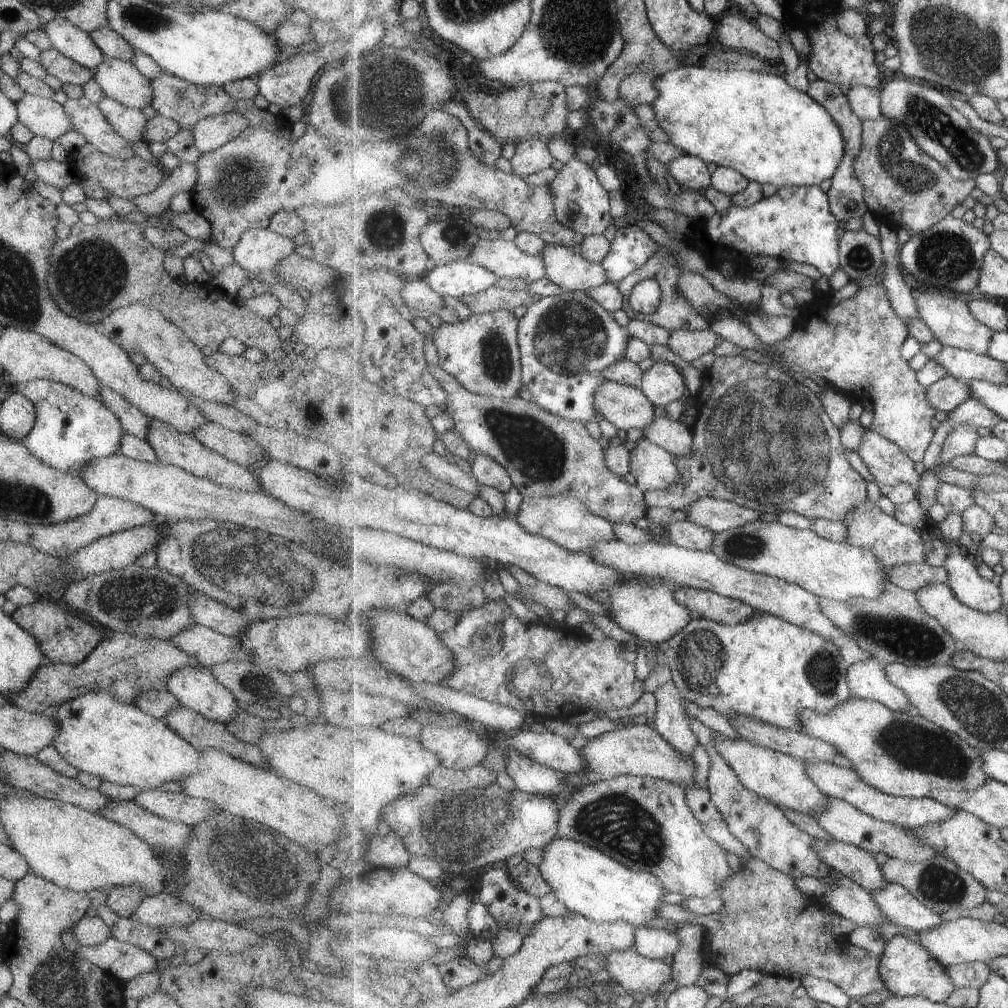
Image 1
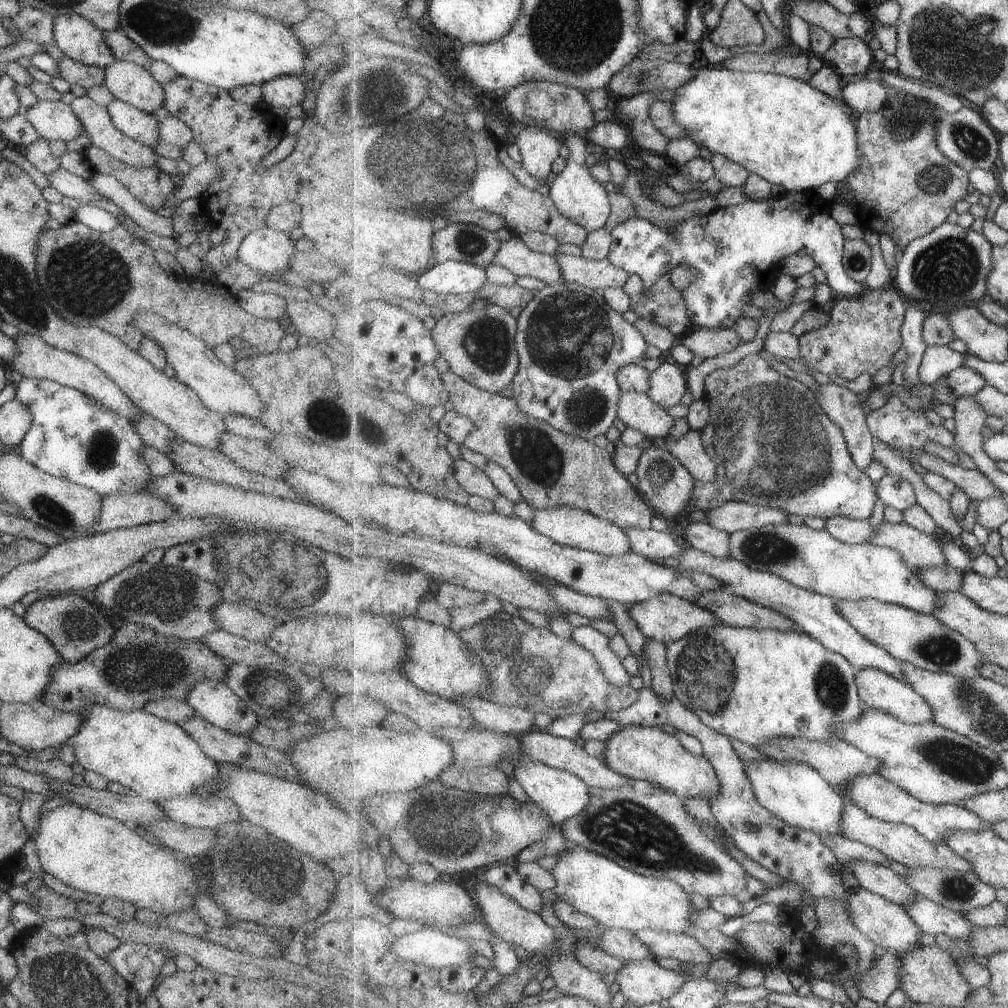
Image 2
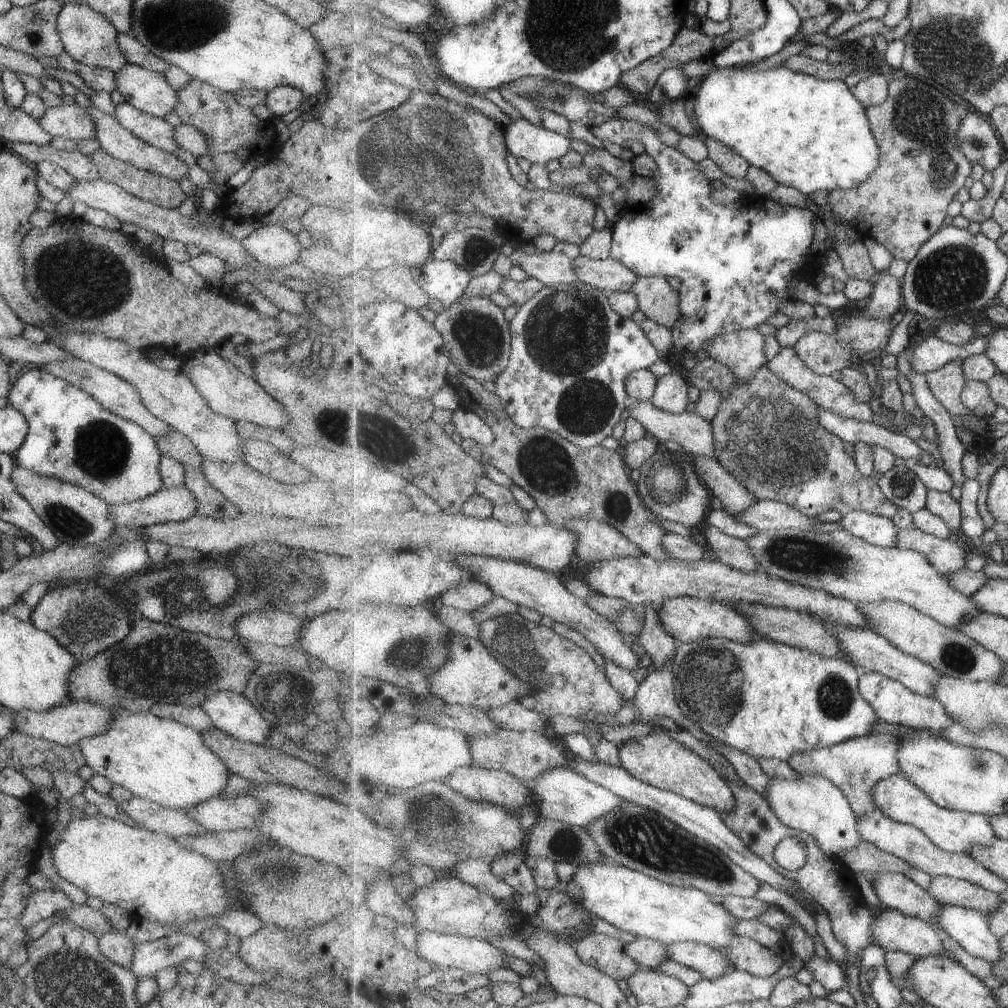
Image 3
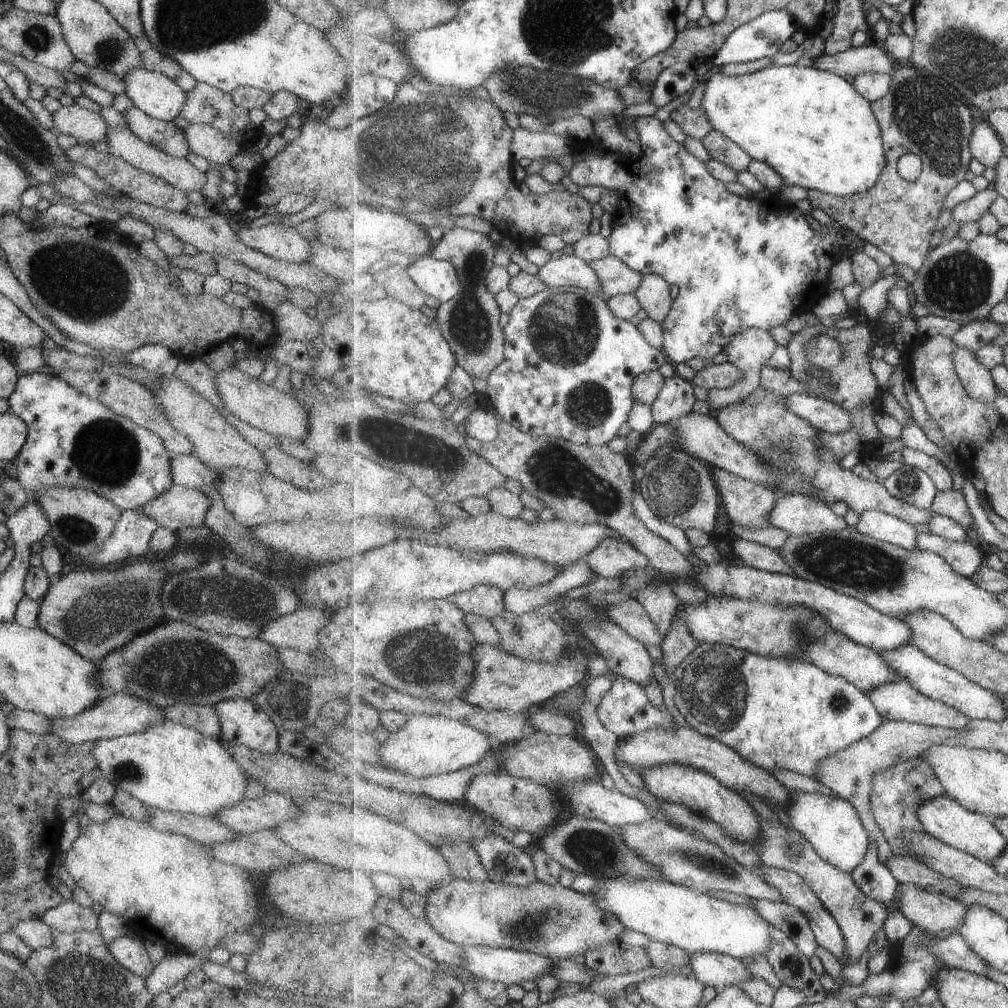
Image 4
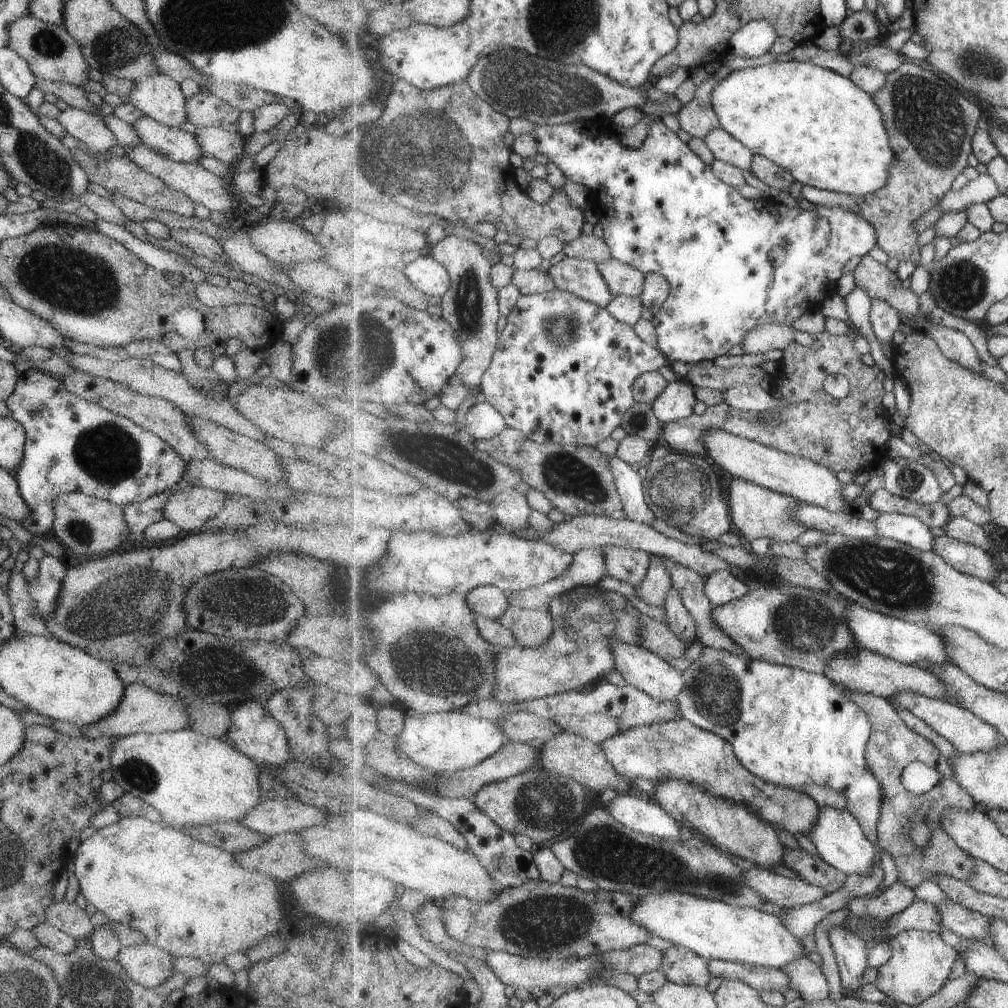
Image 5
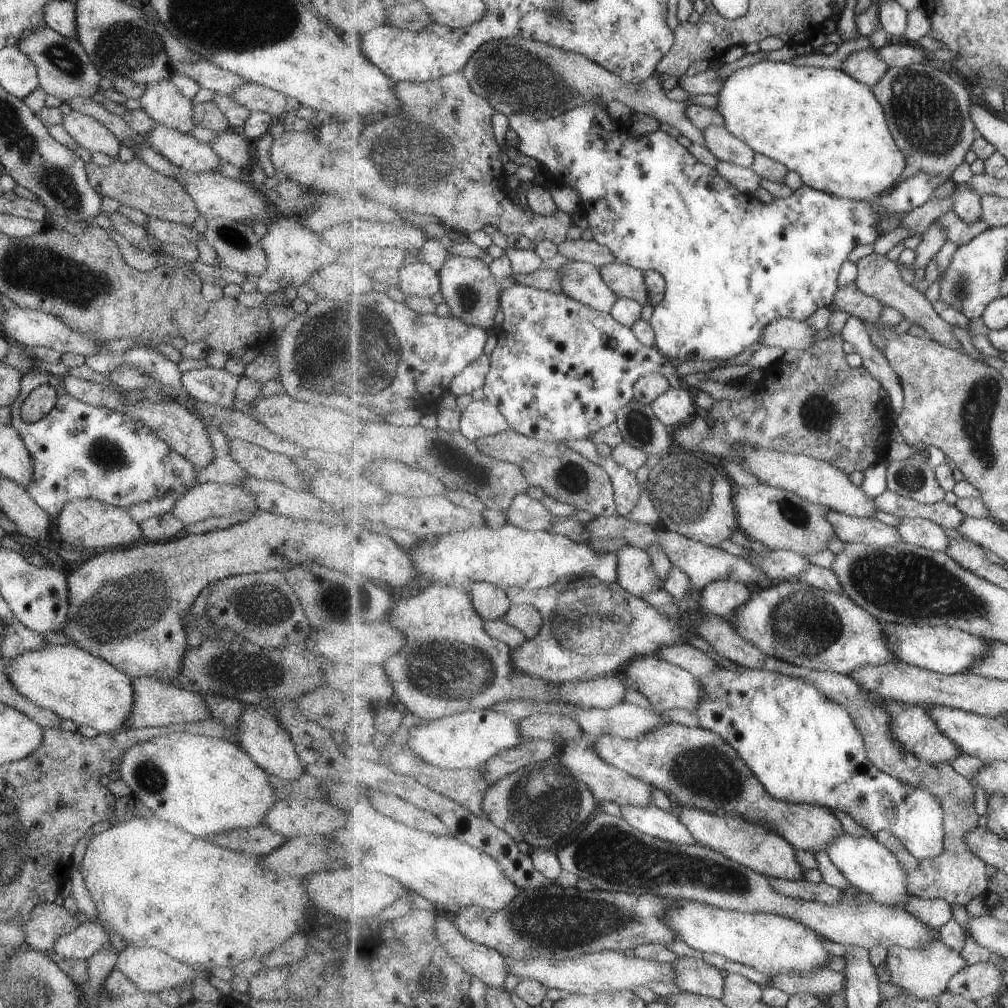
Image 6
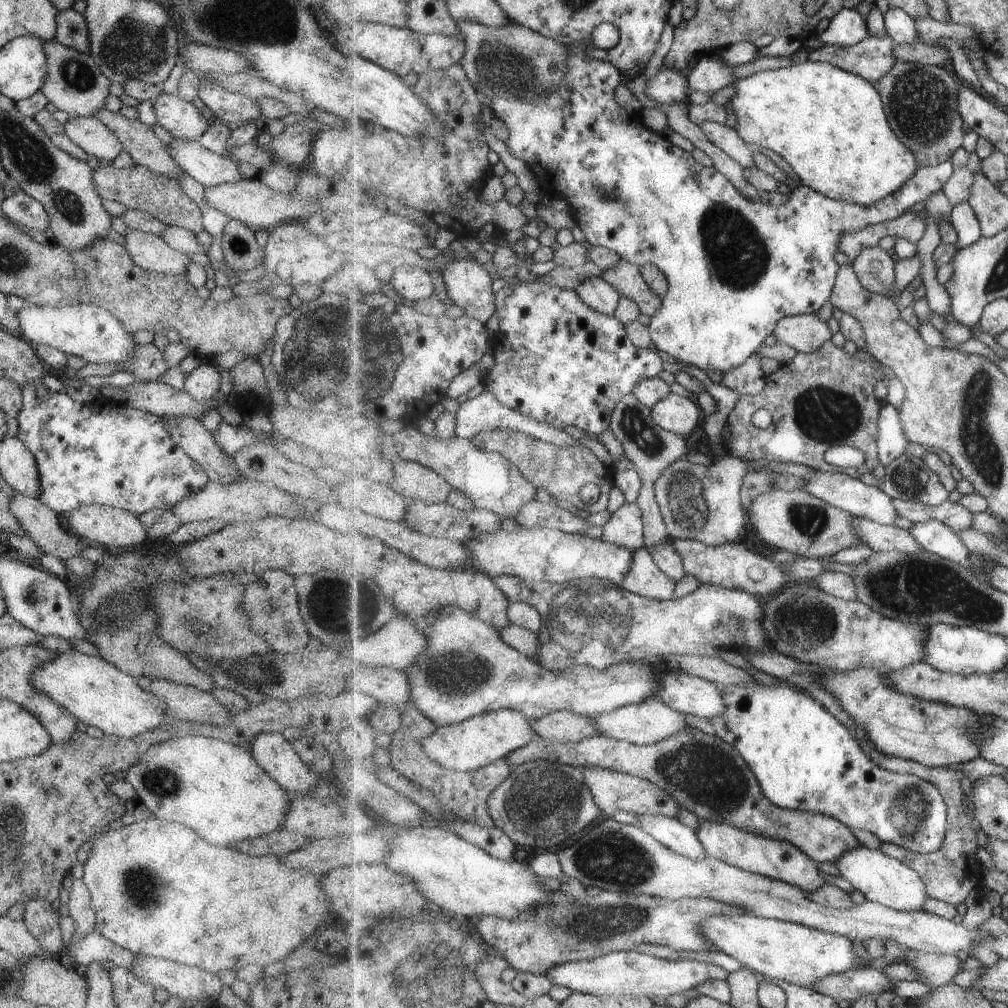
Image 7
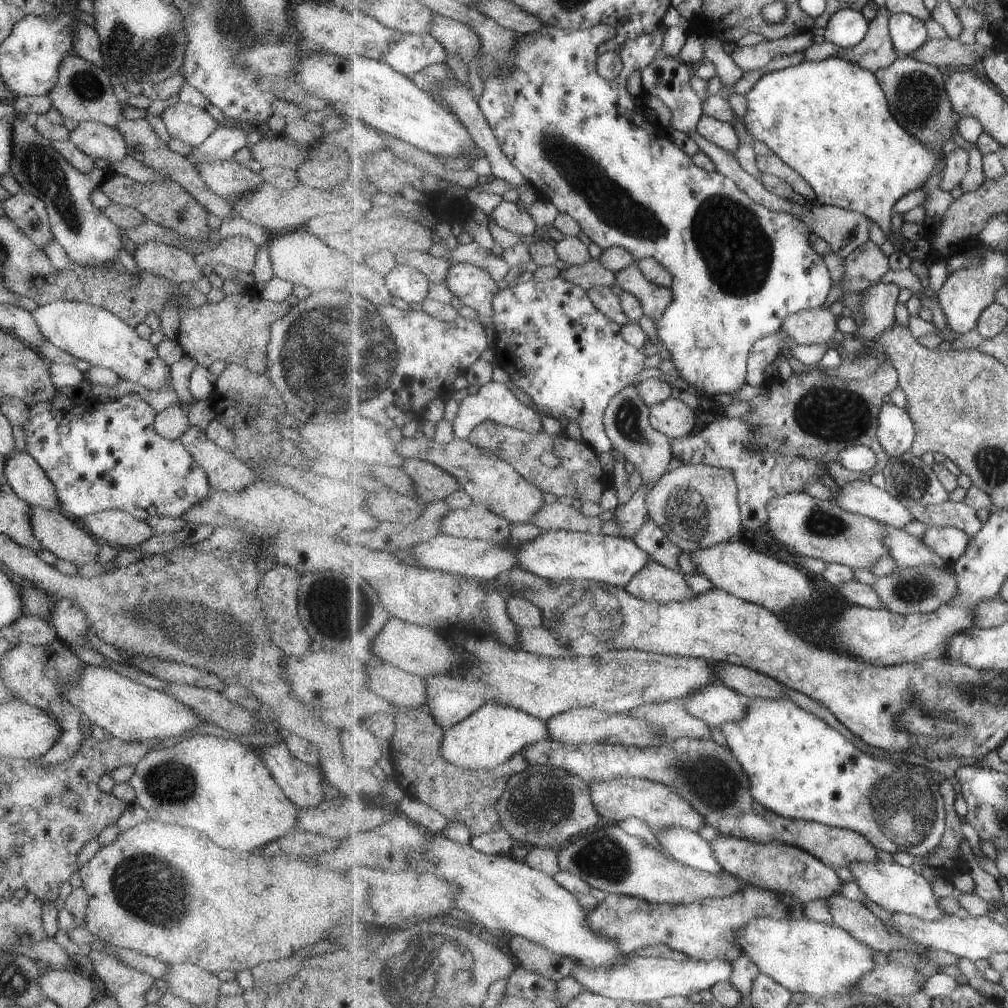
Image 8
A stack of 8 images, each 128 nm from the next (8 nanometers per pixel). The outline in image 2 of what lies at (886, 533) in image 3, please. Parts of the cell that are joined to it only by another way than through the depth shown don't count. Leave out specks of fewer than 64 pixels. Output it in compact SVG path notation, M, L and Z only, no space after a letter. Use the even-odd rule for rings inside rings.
M881 502L876 504L873 514L865 520L850 519L847 517L833 517L827 521L825 530L837 540L849 543L852 545L868 542L868 538L872 537L876 530L885 521L885 506Z

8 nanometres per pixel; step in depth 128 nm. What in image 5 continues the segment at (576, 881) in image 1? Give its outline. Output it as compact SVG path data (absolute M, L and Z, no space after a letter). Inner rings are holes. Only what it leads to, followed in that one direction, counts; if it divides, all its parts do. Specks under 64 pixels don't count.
M663 892L641 897L637 908L633 910L633 920L649 928L655 937L669 940L674 945L711 960L782 969L785 964L810 954L779 916L753 907L737 908L719 900L683 892Z

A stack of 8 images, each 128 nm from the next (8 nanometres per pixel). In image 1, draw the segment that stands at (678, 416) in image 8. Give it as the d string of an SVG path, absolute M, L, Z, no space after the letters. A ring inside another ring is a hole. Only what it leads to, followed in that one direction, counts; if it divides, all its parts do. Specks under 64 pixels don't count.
M657 361L646 371L641 389L654 405L662 407L688 394L684 373L667 361Z

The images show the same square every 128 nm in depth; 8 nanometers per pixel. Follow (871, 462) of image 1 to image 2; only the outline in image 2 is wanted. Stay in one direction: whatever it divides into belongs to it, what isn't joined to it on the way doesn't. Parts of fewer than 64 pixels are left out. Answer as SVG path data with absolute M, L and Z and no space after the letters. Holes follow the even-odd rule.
M875 440L875 442L873 460L884 466L886 469L885 476L899 475L912 482L917 491L918 503L927 509L938 526L955 537L961 536L963 530L961 523L955 518L952 511L951 501L945 500L941 493L935 492L924 481L924 476L915 472L913 463L897 449L894 449L892 445L879 440Z

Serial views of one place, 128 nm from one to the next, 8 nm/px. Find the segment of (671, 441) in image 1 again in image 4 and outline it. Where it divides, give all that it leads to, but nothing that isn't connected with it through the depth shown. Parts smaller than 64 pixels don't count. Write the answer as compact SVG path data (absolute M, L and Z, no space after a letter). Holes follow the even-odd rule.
M713 470L732 524L743 528L775 528L769 524L769 516L773 516L773 508L782 494L727 470Z

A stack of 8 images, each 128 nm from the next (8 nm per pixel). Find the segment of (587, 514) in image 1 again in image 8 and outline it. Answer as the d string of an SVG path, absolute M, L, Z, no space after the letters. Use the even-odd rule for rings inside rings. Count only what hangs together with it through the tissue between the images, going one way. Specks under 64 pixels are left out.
M654 560L625 589L640 600L661 603L681 602L697 596L693 588L689 588L685 573L666 568Z

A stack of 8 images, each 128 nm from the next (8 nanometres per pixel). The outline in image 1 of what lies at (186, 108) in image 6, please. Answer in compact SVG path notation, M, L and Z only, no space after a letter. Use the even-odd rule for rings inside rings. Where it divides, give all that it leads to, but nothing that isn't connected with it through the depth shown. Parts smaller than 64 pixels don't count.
M106 58L93 71L92 77L101 87L105 97L132 109L150 104L150 82L135 70L129 61Z

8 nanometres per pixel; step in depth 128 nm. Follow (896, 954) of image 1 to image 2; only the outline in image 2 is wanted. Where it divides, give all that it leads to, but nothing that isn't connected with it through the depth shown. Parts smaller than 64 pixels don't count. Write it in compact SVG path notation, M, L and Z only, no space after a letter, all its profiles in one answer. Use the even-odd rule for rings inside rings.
M939 945L919 946L903 955L900 975L902 978L901 990L915 1003L931 1003L942 1007L960 1007L966 1005L969 995L975 989L969 984L968 978L961 972L960 966Z

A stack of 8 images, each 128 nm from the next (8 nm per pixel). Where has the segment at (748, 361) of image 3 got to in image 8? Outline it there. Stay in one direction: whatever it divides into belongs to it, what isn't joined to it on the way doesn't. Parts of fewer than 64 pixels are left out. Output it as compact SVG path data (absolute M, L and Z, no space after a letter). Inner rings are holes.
M831 308L801 310L784 320L782 328L791 334L795 345L829 343L837 332L840 317Z

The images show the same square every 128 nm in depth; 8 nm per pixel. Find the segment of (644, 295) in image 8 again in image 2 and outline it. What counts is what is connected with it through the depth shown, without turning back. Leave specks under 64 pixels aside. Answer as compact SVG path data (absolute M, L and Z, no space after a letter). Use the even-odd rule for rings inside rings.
M560 253L555 256L562 268L563 280L585 285L593 290L625 286L631 276L625 270L617 268L609 259L593 260L583 255Z

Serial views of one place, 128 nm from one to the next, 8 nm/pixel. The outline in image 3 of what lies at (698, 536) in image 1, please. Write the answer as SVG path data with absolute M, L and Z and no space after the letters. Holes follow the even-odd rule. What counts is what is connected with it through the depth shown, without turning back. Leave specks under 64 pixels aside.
M706 524L701 528L711 559L721 561L734 569L745 572L759 570L756 558L745 539L732 537L716 526Z

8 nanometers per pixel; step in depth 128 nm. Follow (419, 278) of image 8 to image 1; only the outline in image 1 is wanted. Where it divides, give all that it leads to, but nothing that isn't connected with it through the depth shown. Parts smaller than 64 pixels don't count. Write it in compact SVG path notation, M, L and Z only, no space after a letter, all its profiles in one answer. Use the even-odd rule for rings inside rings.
M458 260L442 266L432 265L424 278L436 293L460 298L486 291L499 282L499 277L477 263Z

